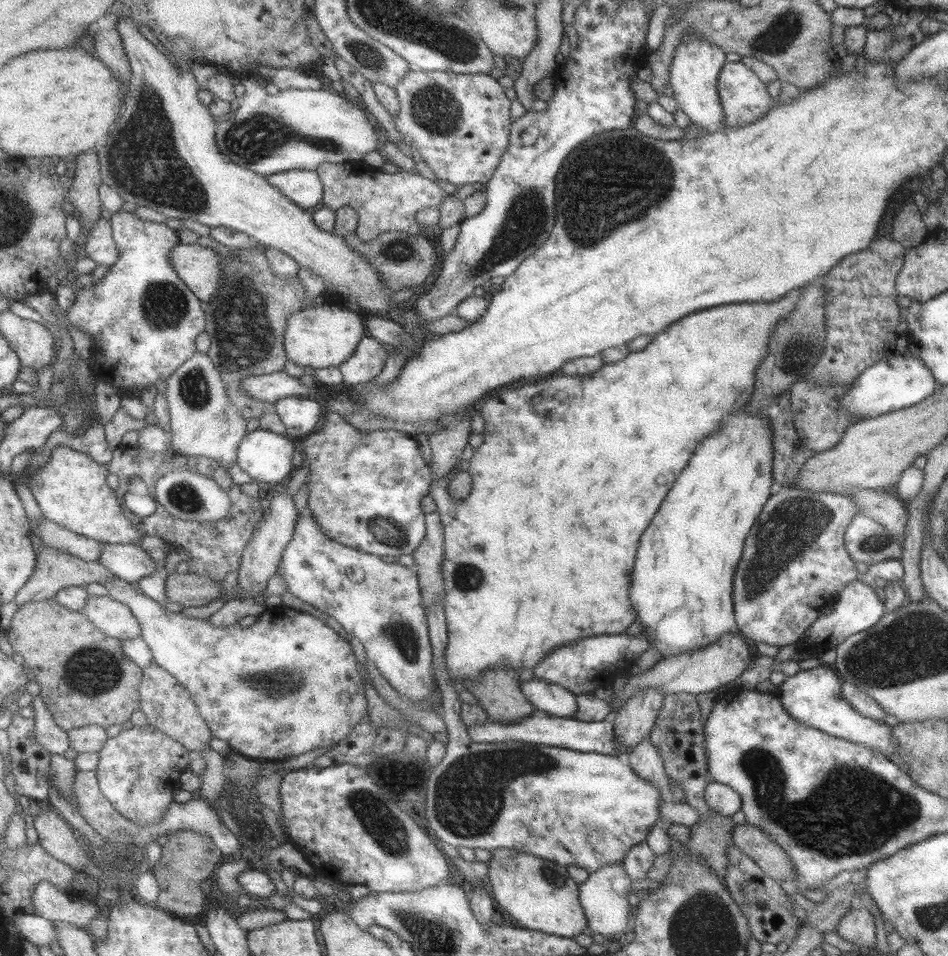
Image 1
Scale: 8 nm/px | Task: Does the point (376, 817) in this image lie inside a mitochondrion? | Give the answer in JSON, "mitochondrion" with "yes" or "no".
{"mitochondrion":"yes"}

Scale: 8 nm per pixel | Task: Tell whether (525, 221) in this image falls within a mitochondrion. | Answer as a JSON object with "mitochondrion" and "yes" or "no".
{"mitochondrion":"yes"}

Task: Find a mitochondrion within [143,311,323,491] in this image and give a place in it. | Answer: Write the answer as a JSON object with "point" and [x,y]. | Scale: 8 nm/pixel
{"point":[194,389]}

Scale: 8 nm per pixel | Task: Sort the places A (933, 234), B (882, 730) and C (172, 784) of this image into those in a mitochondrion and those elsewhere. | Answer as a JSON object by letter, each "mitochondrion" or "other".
{"A":"other","B":"other","C":"other"}

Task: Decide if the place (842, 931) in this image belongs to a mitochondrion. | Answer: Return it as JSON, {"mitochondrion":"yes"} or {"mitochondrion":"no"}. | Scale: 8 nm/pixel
{"mitochondrion":"no"}

